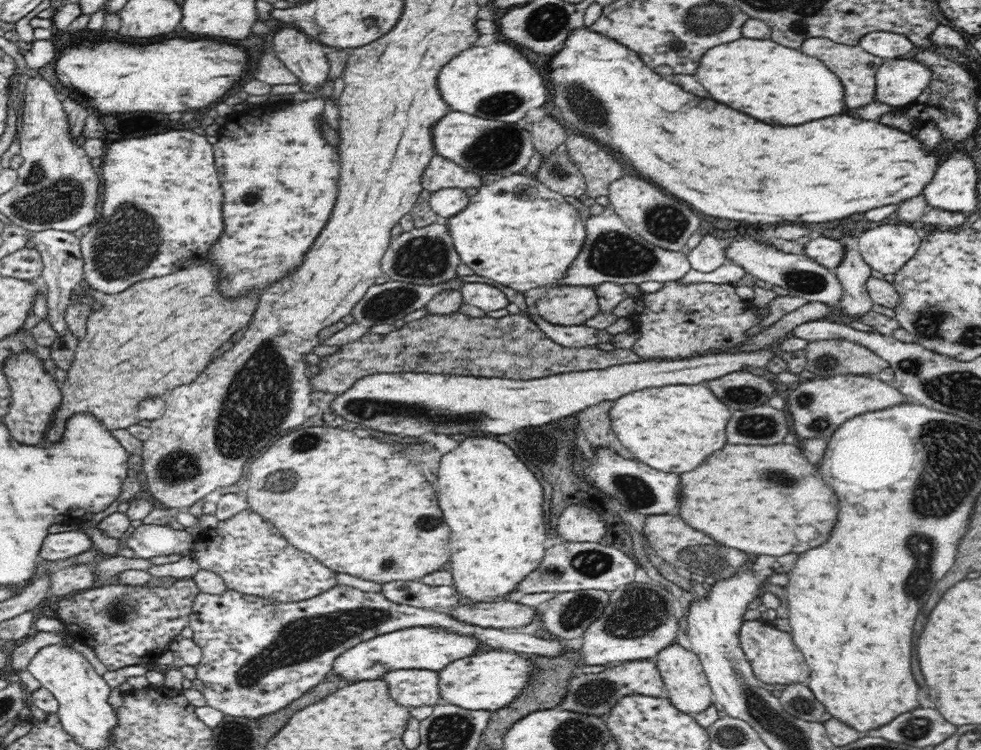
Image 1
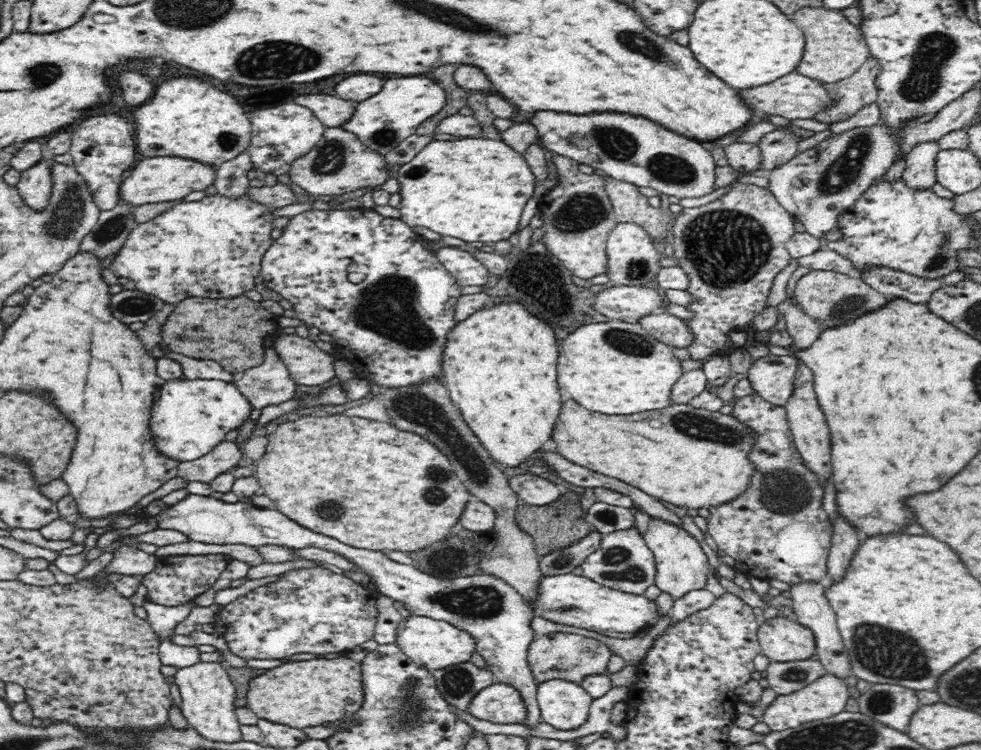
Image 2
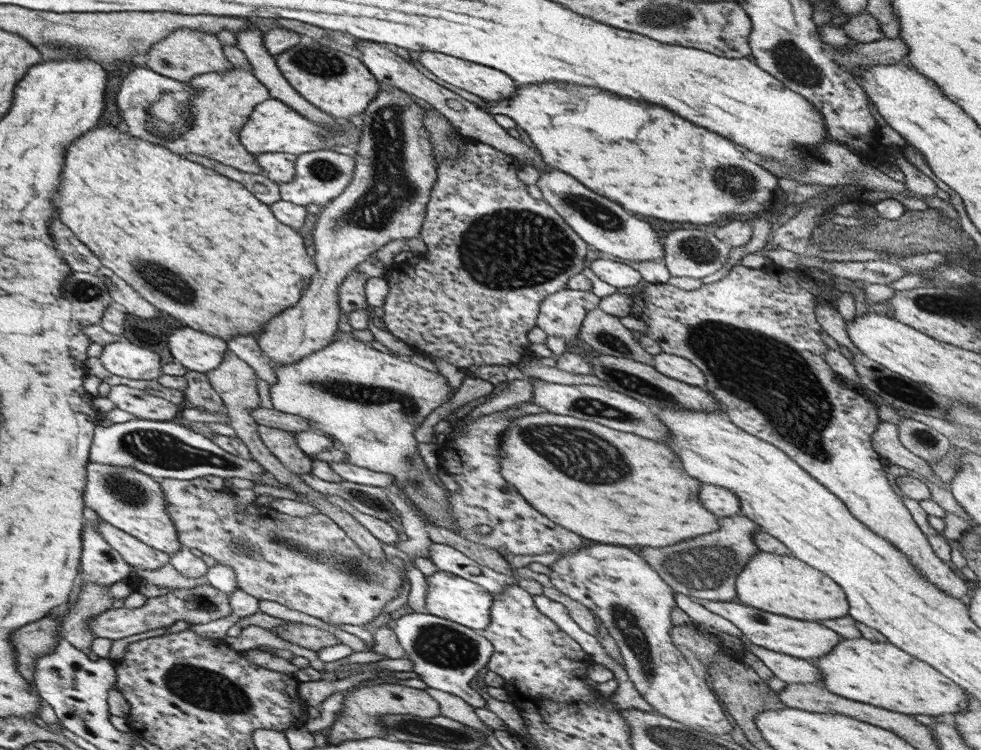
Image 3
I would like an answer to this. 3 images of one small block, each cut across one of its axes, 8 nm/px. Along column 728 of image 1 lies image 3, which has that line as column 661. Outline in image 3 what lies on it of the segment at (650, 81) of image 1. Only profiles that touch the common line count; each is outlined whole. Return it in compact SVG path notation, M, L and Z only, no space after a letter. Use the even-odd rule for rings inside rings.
M533 84L533 86L518 86L514 88L514 95L507 100L486 101L487 112L490 116L494 114L502 114L513 120L525 134L529 136L533 148L537 148L539 156L547 166L555 170L561 170L573 178L577 178L577 182L581 182L585 188L589 188L595 194L601 194L605 198L609 198L611 202L623 204L621 208L633 212L633 214L643 214L643 216L651 216L651 218L659 218L659 220L667 220L667 222L691 222L691 224L705 224L709 226L720 220L727 218L735 218L735 216L727 216L727 214L739 214L739 216L748 216L750 214L759 214L759 212L771 209L771 194L776 186L776 176L773 176L768 170L759 166L753 160L749 160L738 148L735 148L732 142L721 138L715 132L703 130L675 114L671 114L669 110L663 110L661 106L655 104L647 104L647 102L637 102L637 100L625 100L621 96L613 96L607 92L601 92L597 88L589 88L589 86L567 86L567 84Z

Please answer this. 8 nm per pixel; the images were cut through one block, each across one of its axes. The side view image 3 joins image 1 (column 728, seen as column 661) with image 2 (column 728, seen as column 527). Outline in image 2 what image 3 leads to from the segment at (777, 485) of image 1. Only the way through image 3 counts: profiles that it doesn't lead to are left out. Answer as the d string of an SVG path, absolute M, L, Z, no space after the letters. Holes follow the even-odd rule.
M570 400L562 406L554 428L558 452L570 462L628 482L667 505L690 510L734 502L748 490L757 471L749 458L756 438L758 433L734 415L688 404L672 404L666 410L634 416L606 416L588 414L586 408ZM674 420L678 420L680 430Z

